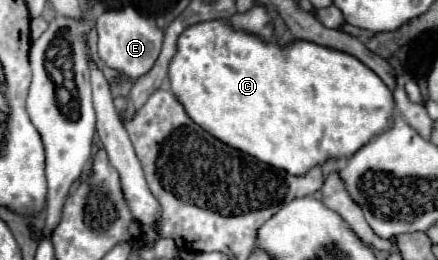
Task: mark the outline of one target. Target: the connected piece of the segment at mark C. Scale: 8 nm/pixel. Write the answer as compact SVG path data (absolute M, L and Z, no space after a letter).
M206 21L186 29L178 39L178 51L170 63L168 79L172 93L202 129L222 143L290 175L306 175L328 159L352 157L374 135L390 129L396 107L386 83L356 57L322 49L308 41L292 41L284 47L264 43L258 37L230 29L226 21Z

